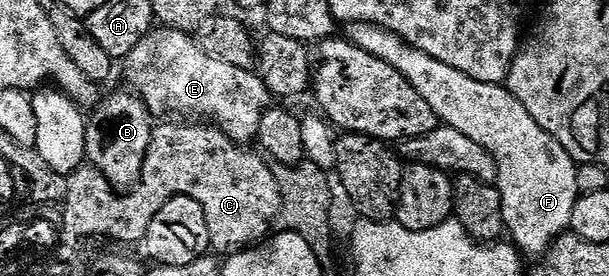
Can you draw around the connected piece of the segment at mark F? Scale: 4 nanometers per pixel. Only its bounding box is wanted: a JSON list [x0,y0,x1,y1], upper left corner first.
[346,23,582,256]

